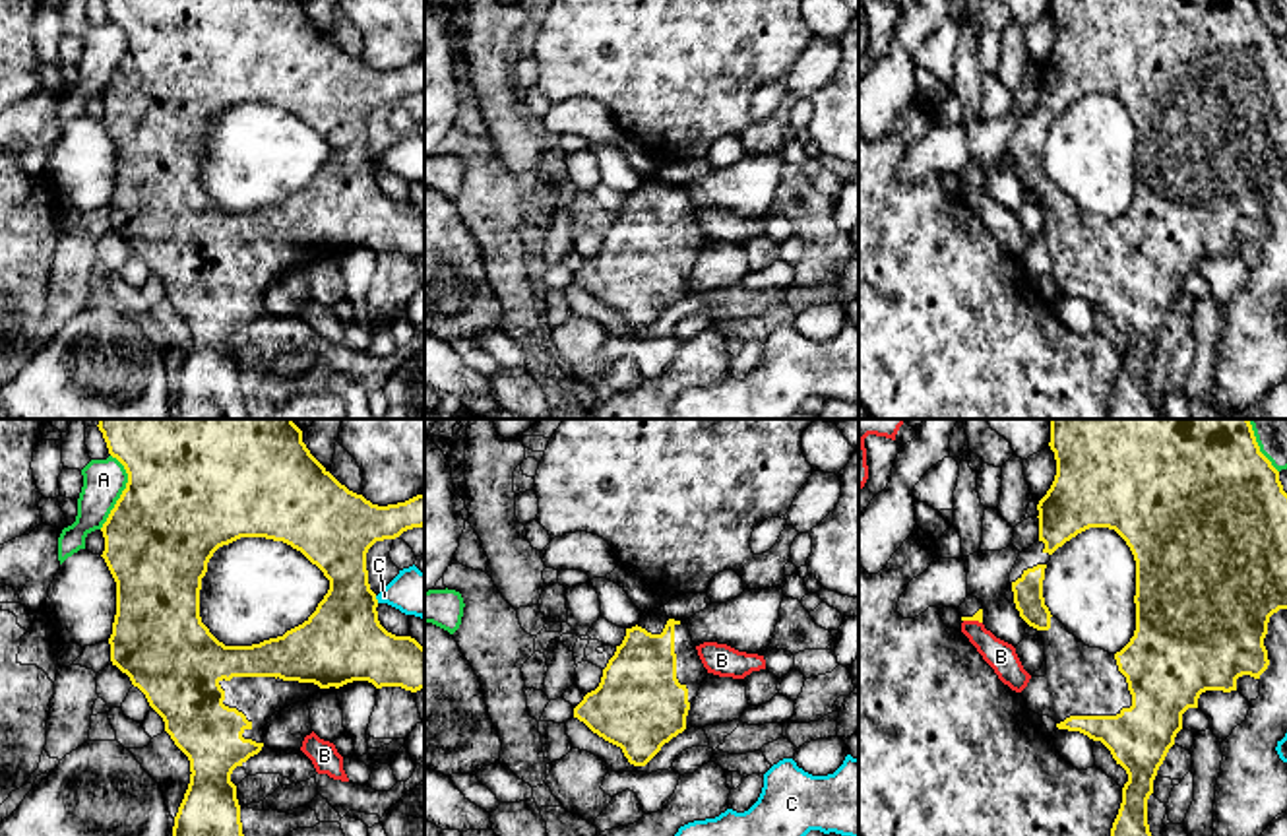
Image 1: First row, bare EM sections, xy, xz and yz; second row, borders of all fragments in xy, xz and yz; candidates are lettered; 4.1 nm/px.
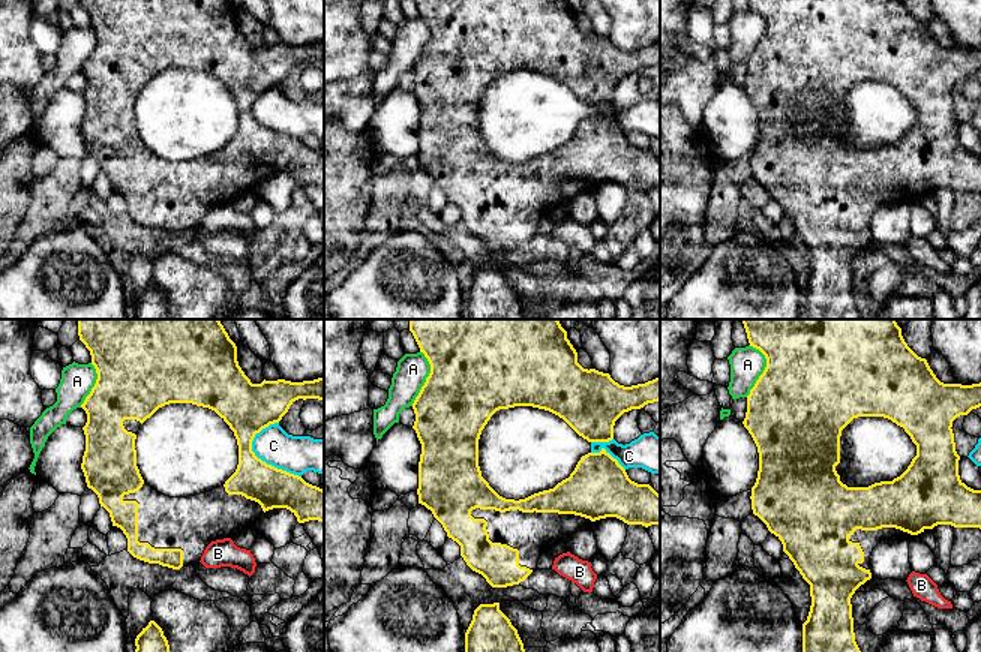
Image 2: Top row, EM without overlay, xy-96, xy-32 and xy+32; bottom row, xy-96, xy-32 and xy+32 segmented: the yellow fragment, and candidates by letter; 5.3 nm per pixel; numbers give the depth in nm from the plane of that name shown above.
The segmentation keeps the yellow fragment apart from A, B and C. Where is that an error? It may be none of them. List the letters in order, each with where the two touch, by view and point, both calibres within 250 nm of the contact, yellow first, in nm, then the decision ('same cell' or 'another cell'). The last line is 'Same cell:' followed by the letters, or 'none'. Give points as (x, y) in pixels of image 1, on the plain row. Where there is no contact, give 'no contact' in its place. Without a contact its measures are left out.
A: meets yellow in xy at (123, 57); 480 nm thick on the yellow side, 180 nm on the other; another cell
B: meets yellow in yz at (973, 185); 40 nm thick on the yellow side, 120 nm on the other; another cell
C: meets yellow in xy at (376, 165); 340 nm thick on the yellow side, 190 nm on the other; another cell
Same cell: none

